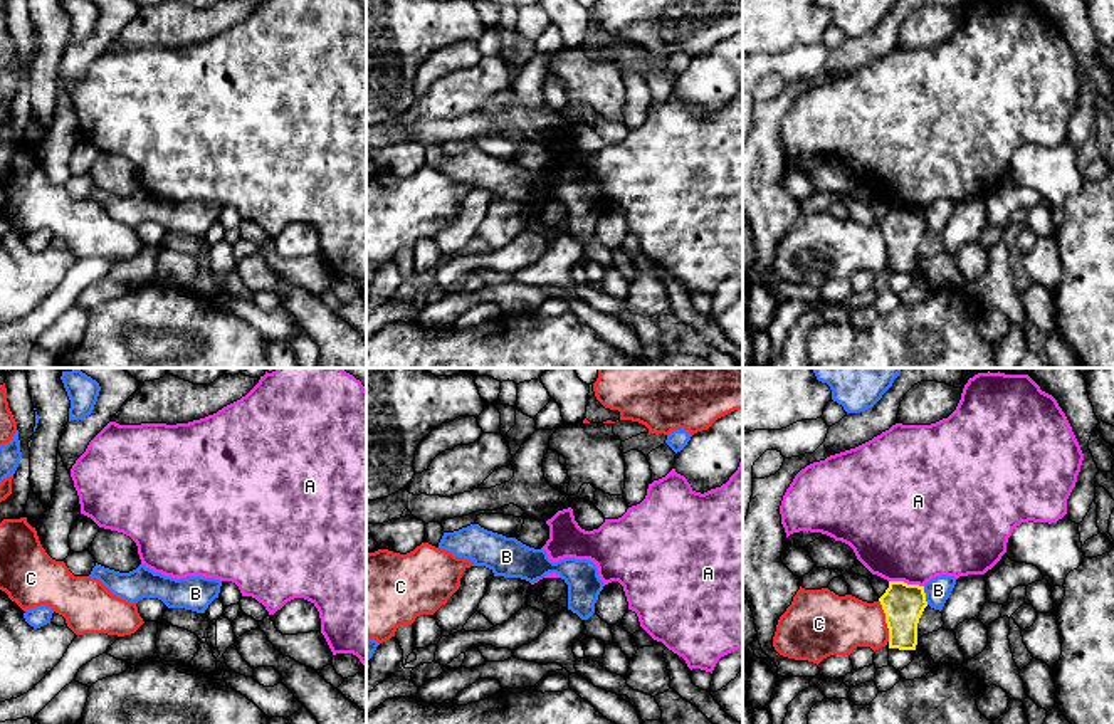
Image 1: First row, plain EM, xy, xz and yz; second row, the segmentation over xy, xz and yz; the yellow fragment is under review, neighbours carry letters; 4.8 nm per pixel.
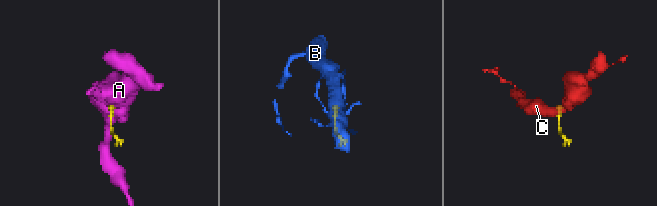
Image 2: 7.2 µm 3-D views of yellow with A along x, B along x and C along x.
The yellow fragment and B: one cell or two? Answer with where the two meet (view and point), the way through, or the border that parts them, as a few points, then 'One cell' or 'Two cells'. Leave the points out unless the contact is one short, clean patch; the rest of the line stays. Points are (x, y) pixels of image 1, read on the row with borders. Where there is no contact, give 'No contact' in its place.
Touches yellow at yz (924, 595). One cell

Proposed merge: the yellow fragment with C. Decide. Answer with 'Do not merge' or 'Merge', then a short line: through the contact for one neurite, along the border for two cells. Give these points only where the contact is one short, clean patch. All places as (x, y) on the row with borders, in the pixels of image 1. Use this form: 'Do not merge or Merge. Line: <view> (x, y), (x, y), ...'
Do not merge. Line: yz (879, 600), (889, 640)

